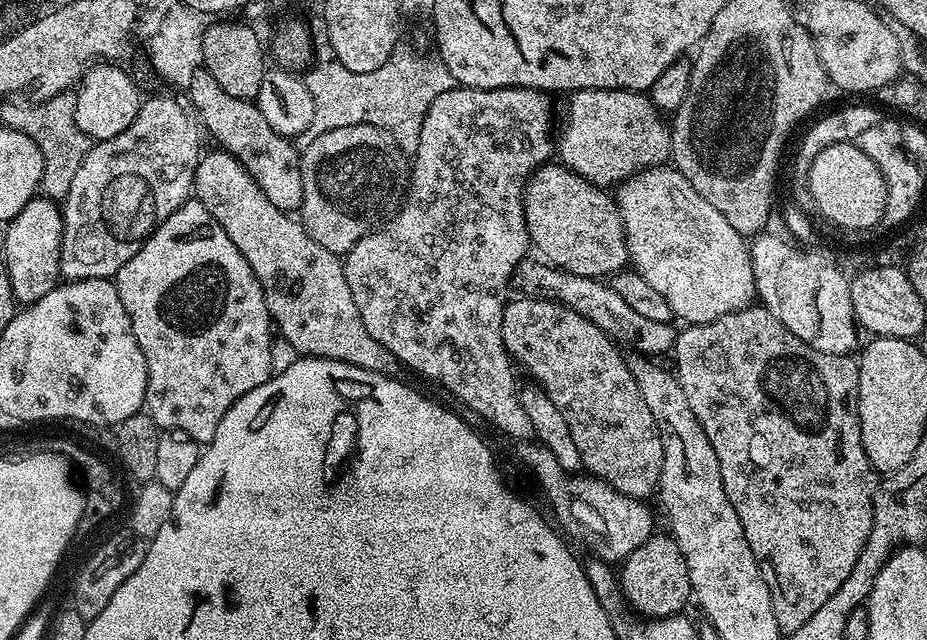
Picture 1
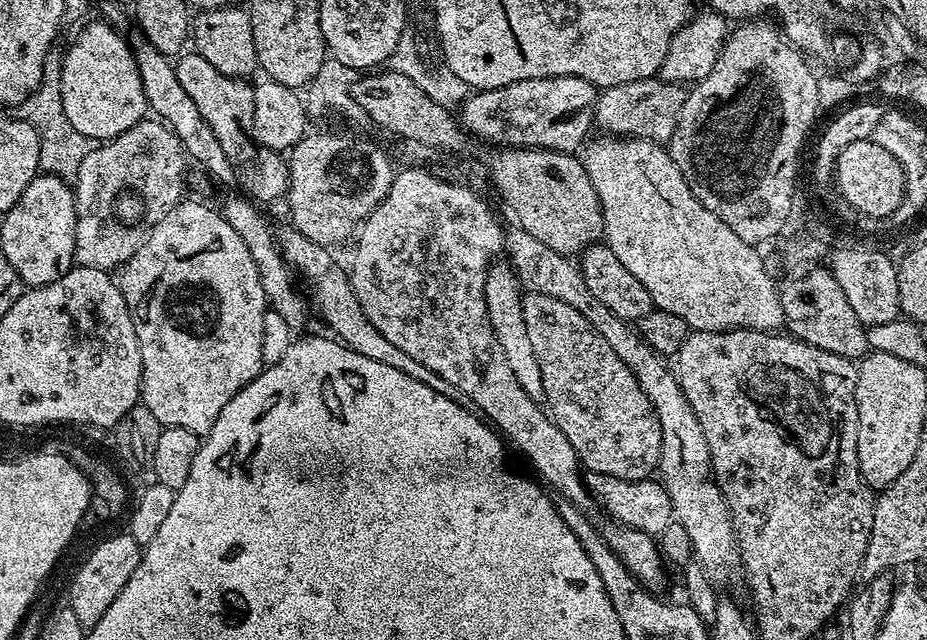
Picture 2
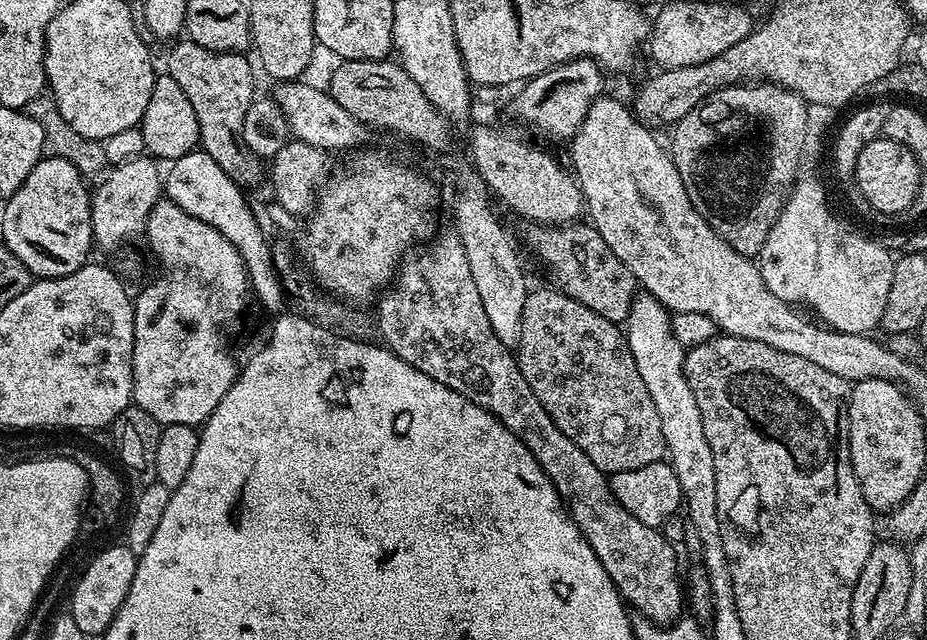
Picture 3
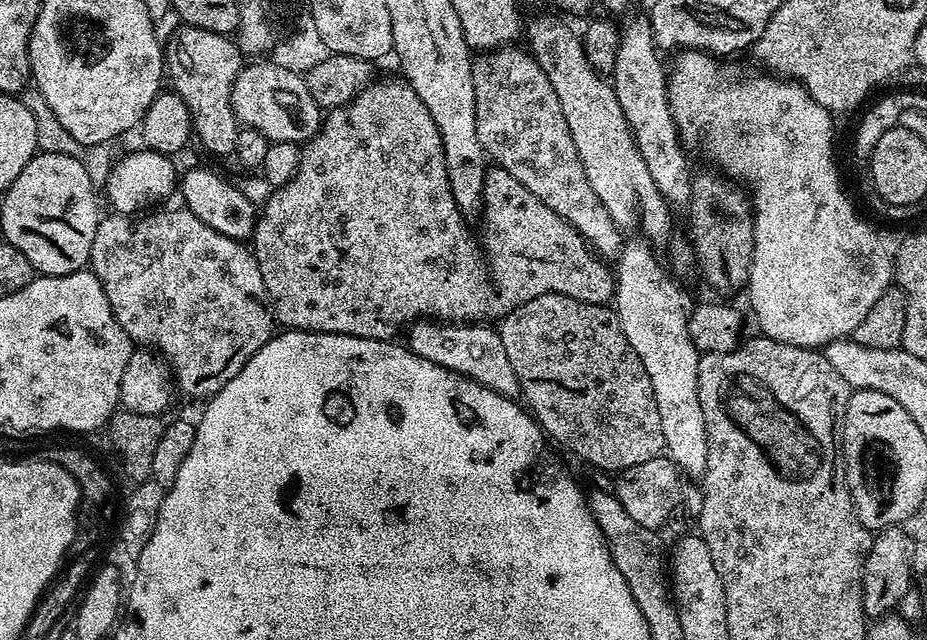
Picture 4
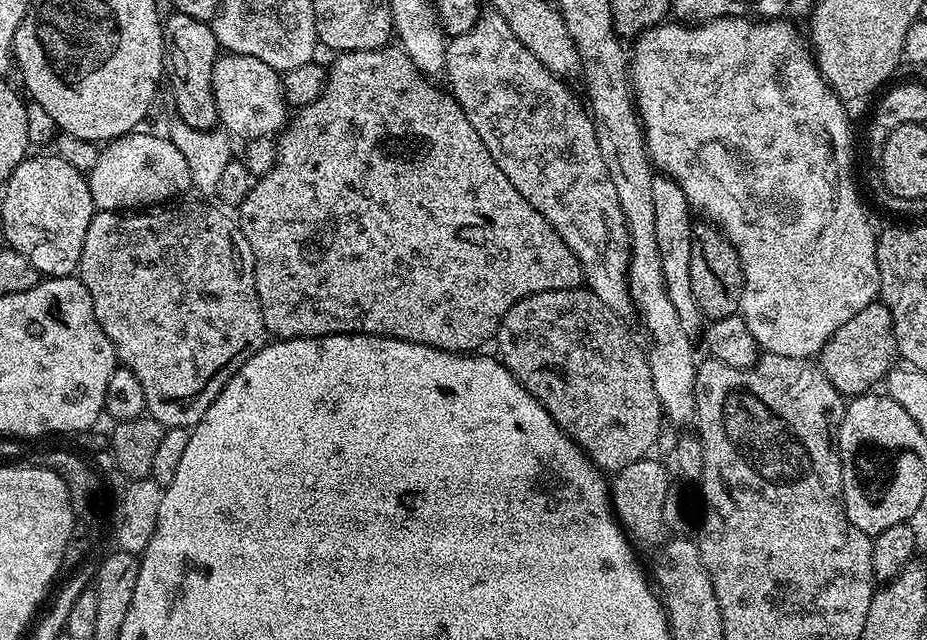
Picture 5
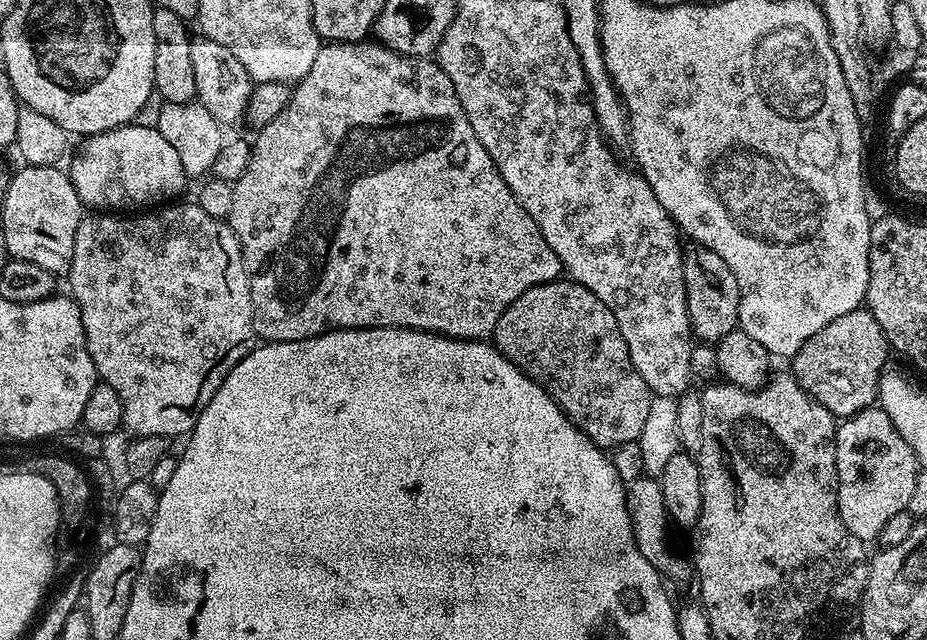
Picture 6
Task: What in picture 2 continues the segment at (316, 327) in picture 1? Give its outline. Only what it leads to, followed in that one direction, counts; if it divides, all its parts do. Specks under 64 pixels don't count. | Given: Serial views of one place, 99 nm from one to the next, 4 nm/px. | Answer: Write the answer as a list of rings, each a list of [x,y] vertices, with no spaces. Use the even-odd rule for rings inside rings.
[[[235,195],[222,205],[226,222],[230,222],[230,226],[234,226],[234,230],[238,230],[242,242],[246,242],[246,250],[250,250],[250,258],[254,258],[254,266],[258,266],[258,278],[262,278],[262,290],[264,297],[268,300],[269,309],[280,315],[282,323],[289,324],[292,328],[300,328],[308,314],[310,316],[310,308],[302,295],[301,289],[296,289],[296,284],[298,286],[297,277],[287,261],[284,260],[283,254],[276,244],[273,225],[268,225],[267,218],[260,213],[263,211],[247,196]]]

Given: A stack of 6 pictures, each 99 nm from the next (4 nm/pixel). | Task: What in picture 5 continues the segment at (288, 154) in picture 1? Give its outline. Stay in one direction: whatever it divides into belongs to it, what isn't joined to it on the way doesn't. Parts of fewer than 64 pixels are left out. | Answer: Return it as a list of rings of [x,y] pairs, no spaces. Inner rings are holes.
[[[173,11],[172,16],[165,15],[162,20],[164,29],[164,76],[166,84],[172,87],[172,96],[176,99],[178,120],[192,126],[195,130],[211,131],[219,121],[215,108],[215,92],[211,86],[214,66],[221,55],[220,43],[212,32],[211,23],[190,18],[190,14]]]

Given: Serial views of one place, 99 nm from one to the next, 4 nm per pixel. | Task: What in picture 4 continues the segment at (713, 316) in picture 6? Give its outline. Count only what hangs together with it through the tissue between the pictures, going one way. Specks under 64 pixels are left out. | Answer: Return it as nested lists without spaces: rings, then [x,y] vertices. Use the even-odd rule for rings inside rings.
[[[719,171],[704,172],[695,177],[692,182],[692,196],[688,199],[688,224],[692,227],[691,249],[694,251],[695,261],[700,262],[700,272],[704,280],[712,288],[720,292],[736,292],[747,285],[752,265],[752,247],[754,246],[754,222],[752,221],[752,205],[745,189],[739,183]]]

